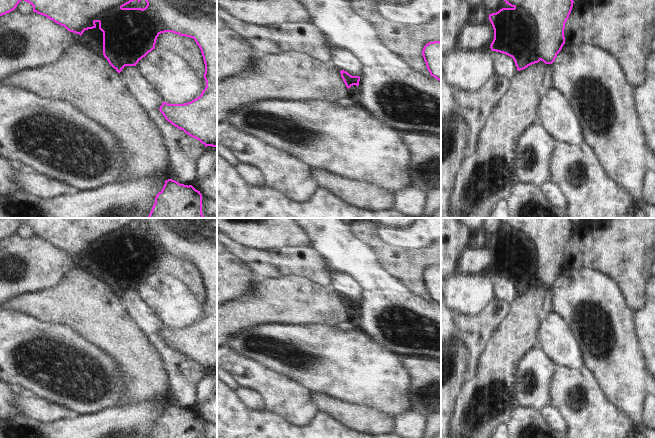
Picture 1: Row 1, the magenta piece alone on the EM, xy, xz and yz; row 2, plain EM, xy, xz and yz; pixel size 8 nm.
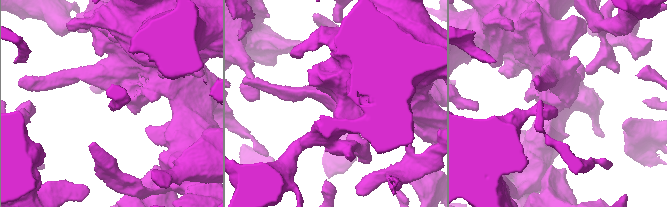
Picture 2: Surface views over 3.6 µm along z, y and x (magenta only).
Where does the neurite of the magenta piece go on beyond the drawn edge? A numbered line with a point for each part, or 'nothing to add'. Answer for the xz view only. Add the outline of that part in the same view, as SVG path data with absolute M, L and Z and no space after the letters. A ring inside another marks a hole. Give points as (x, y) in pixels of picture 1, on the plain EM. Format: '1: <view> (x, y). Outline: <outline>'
nothing to add

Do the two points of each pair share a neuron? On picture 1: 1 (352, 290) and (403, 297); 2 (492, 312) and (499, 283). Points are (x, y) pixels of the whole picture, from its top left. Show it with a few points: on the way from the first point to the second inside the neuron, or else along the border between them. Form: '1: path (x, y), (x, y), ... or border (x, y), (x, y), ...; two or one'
1: border (346, 273), (361, 287), (360, 301); two
2: border (495, 297), (504, 300), (510, 306); two

